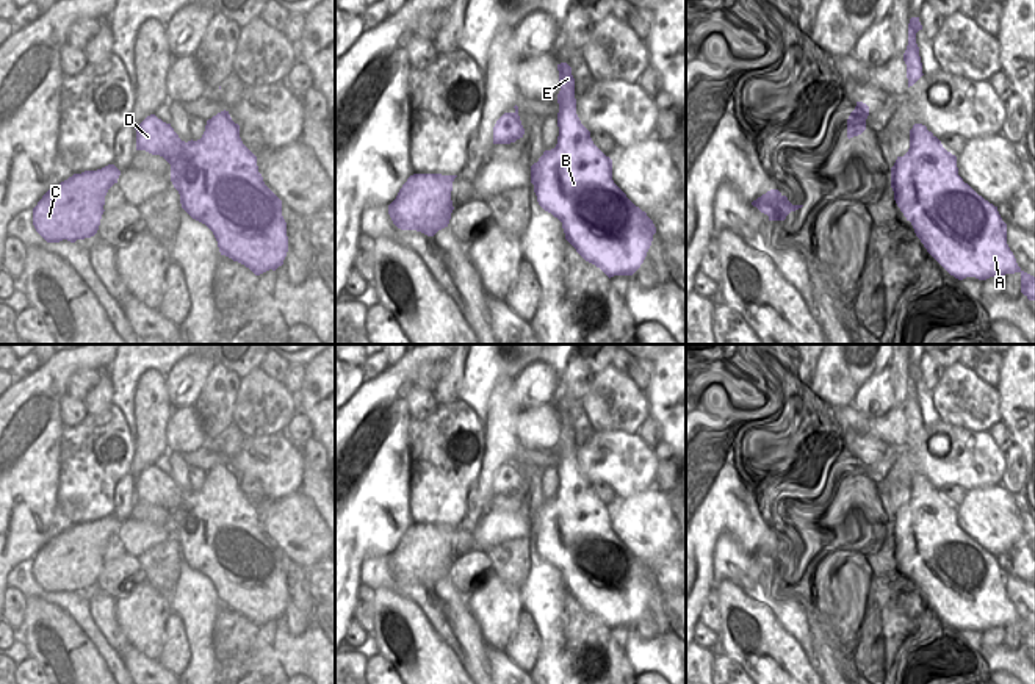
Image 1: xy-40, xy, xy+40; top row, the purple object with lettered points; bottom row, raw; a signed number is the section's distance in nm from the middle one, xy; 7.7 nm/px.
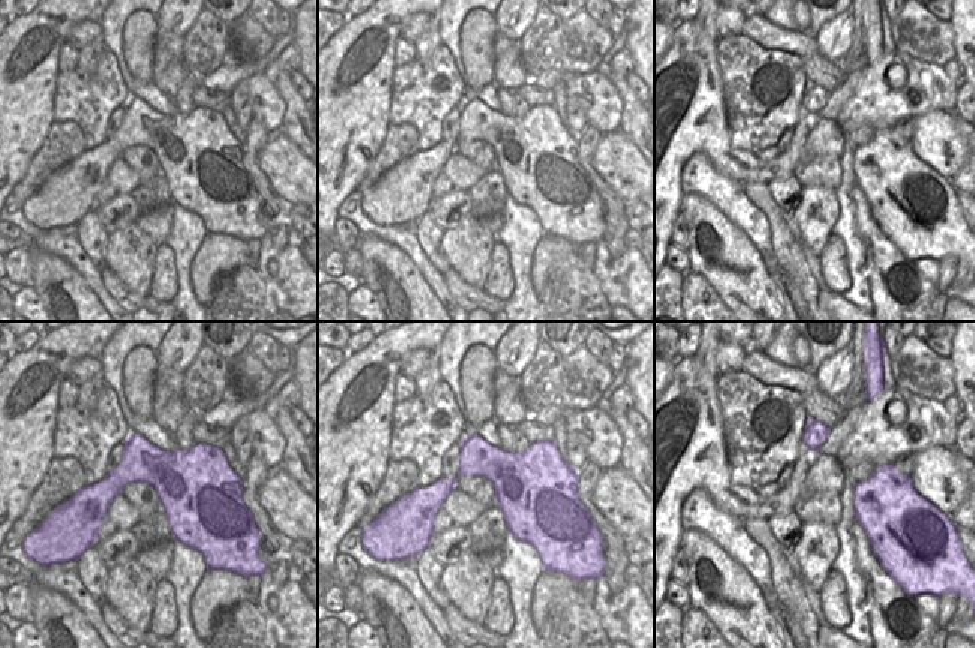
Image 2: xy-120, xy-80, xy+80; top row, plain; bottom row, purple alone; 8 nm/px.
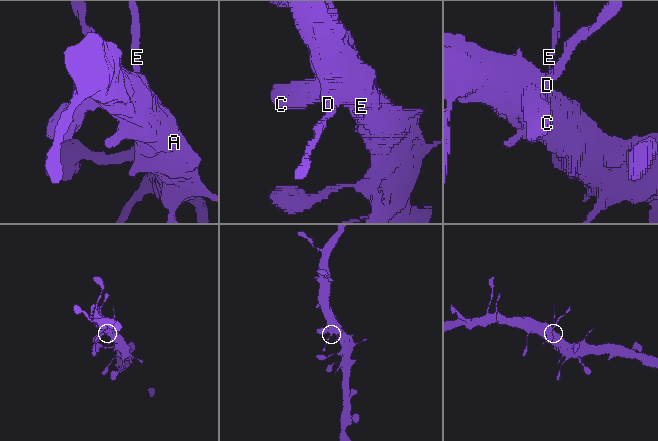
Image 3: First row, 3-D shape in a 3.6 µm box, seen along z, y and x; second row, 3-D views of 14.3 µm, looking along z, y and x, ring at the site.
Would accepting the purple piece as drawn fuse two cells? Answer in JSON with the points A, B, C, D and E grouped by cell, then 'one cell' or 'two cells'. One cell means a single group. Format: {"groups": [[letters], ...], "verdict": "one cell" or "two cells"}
{"groups": [["A", "B", "C", "D", "E"]], "verdict": "one cell"}

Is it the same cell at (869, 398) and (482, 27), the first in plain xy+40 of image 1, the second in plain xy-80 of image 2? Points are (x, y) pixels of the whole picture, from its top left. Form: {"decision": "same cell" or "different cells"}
{"decision": "different cells"}

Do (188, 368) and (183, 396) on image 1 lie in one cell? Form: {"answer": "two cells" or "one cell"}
{"answer": "one cell"}

